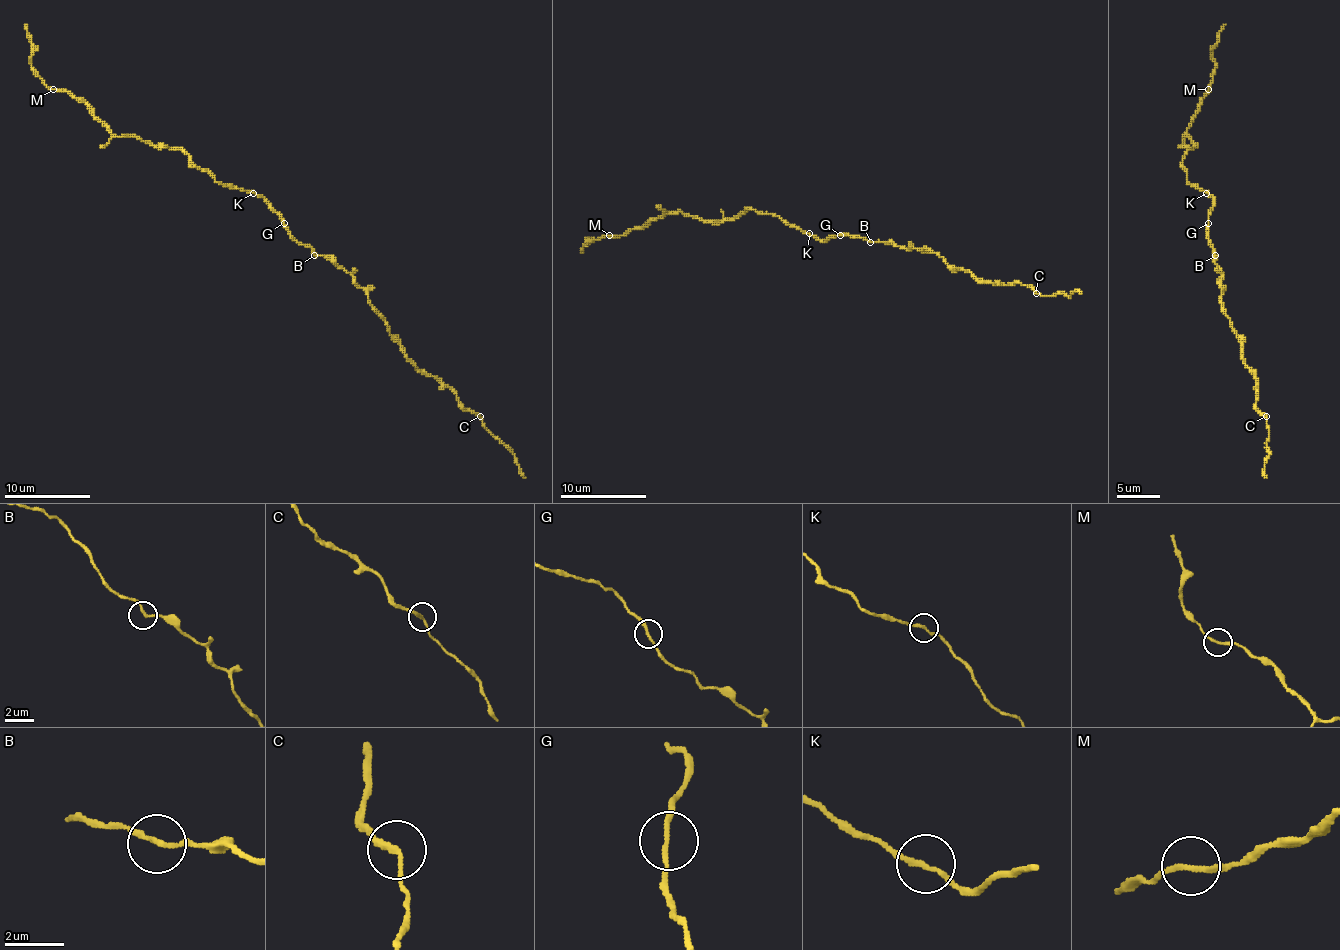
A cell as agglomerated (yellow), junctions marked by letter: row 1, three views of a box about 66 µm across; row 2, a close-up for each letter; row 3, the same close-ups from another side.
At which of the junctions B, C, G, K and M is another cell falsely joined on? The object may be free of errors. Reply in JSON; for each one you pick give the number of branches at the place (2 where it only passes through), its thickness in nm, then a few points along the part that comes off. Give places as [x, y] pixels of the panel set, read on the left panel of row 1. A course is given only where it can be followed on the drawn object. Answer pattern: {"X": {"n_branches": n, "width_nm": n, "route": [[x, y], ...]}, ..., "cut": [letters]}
{"cut": []}

